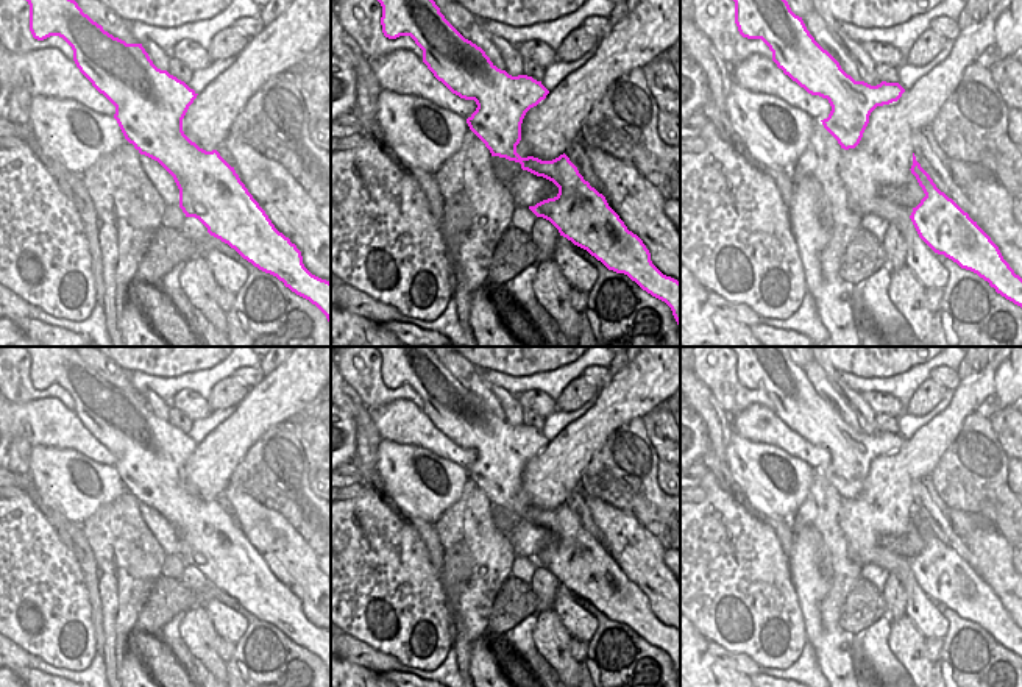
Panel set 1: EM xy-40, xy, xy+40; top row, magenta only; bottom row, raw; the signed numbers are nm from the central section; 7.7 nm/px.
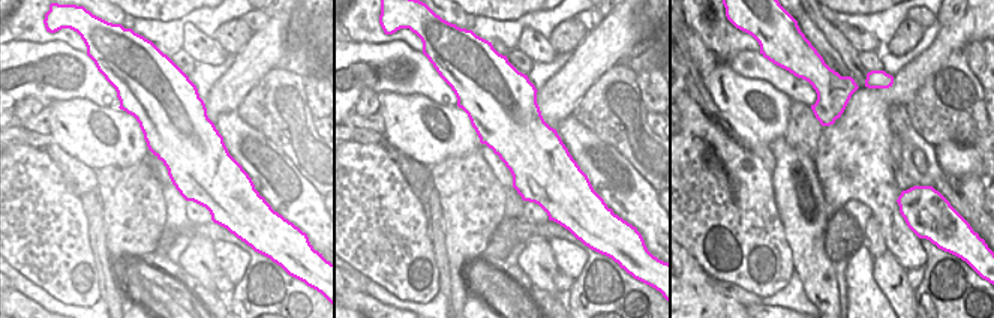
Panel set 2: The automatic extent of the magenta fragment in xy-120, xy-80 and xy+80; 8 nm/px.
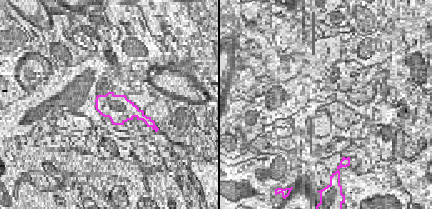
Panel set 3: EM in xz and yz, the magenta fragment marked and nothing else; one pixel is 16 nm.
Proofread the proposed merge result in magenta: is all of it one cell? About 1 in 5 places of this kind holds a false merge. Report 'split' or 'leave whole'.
leave whole

